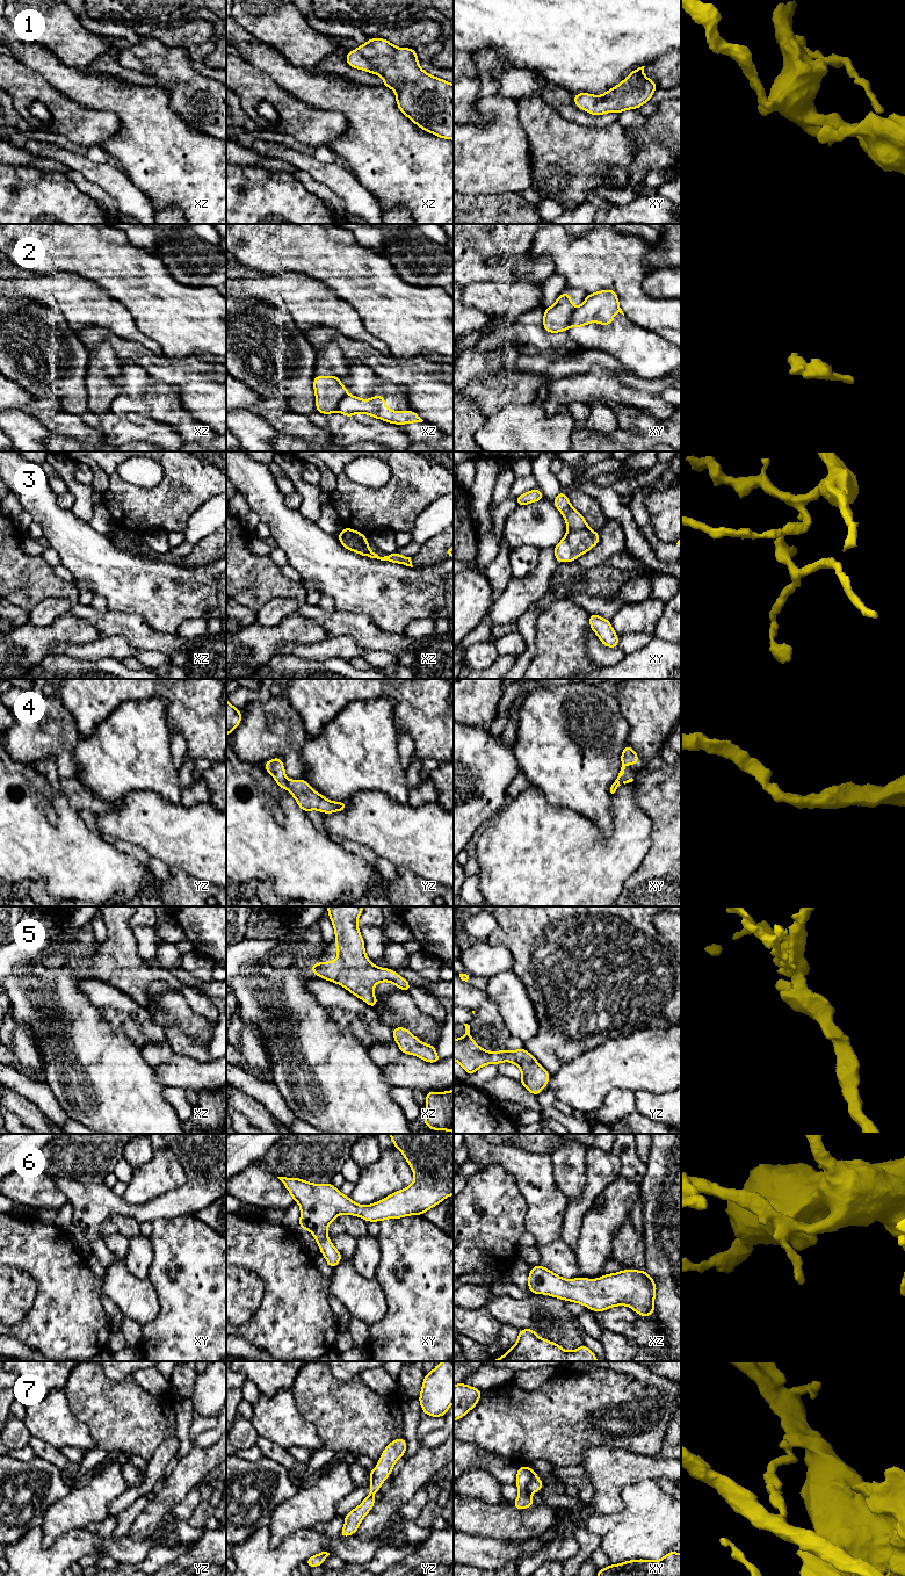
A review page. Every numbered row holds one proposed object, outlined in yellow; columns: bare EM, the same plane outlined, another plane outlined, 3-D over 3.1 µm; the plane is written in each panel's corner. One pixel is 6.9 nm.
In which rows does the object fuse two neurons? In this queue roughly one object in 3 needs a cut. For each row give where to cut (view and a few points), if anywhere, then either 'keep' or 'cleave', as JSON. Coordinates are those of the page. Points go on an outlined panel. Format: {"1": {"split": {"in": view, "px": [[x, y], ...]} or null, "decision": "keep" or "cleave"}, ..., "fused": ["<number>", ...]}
{"1": {"split": null, "decision": "keep"}, "2": {"split": {"in": "xy", "px": [[576, 309], [567, 326]]}, "decision": "cleave"}, "3": {"split": {"in": "xz", "px": [[363, 534], [341, 541]]}, "decision": "cleave"}, "4": {"split": null, "decision": "keep"}, "5": {"split": null, "decision": "keep"}, "6": {"split": null, "decision": "keep"}, "7": {"split": {"in": "xy", "px": [[533, 1470], [533, 1476], [528, 1483], [529, 1493]]}, "decision": "cleave"}, "fused": ["2", "3", "7"]}

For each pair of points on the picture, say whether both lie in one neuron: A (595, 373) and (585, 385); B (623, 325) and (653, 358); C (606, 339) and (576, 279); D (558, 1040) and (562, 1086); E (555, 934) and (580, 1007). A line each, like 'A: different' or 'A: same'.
A: same
B: same
C: different
D: different
E: same

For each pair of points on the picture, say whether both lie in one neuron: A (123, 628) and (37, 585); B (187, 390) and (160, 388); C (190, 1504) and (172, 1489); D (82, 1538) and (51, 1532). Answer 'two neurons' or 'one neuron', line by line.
A: one neuron
B: two neurons
C: two neurons
D: two neurons

